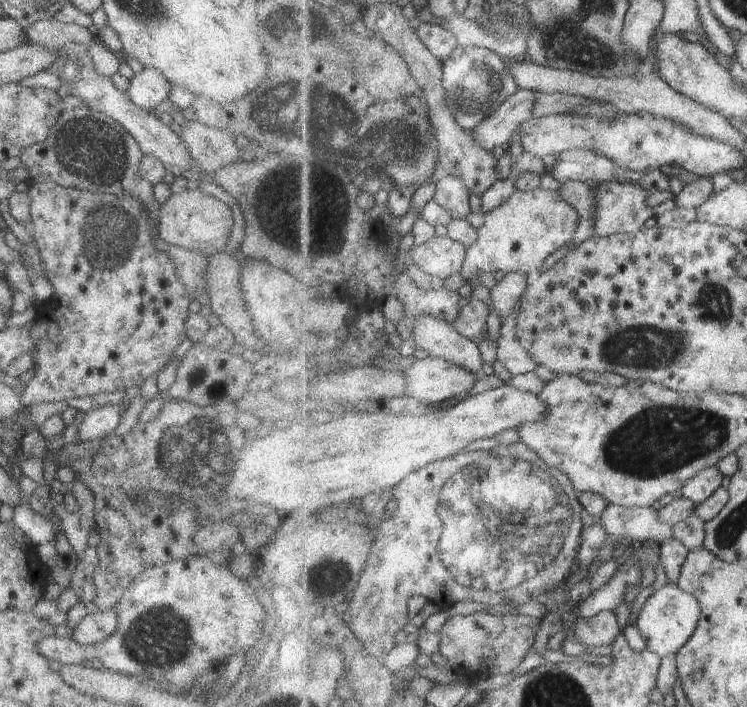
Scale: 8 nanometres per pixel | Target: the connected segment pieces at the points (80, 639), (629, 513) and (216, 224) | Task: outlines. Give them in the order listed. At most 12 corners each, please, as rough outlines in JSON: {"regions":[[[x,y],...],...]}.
{"regions":[[[94,611],[78,622],[70,637],[94,645],[117,628],[112,611]],[[610,504],[602,518],[609,537],[631,543],[674,539],[673,526],[652,507]],[[186,189],[161,205],[157,234],[172,247],[225,253],[233,213]]]}

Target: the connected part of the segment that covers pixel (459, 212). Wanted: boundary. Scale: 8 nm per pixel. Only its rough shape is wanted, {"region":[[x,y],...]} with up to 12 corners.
{"region":[[457,175],[438,176],[434,199],[455,218],[472,212],[473,192]]}

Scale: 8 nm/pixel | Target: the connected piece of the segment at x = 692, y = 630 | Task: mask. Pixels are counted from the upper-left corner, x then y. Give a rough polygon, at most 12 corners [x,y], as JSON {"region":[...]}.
{"region":[[666,581],[644,604],[636,626],[663,658],[693,639],[703,609]]}

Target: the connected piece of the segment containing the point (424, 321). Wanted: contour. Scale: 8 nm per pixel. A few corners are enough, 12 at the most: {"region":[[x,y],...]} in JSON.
{"region":[[435,317],[416,324],[418,347],[484,374],[478,343]]}

